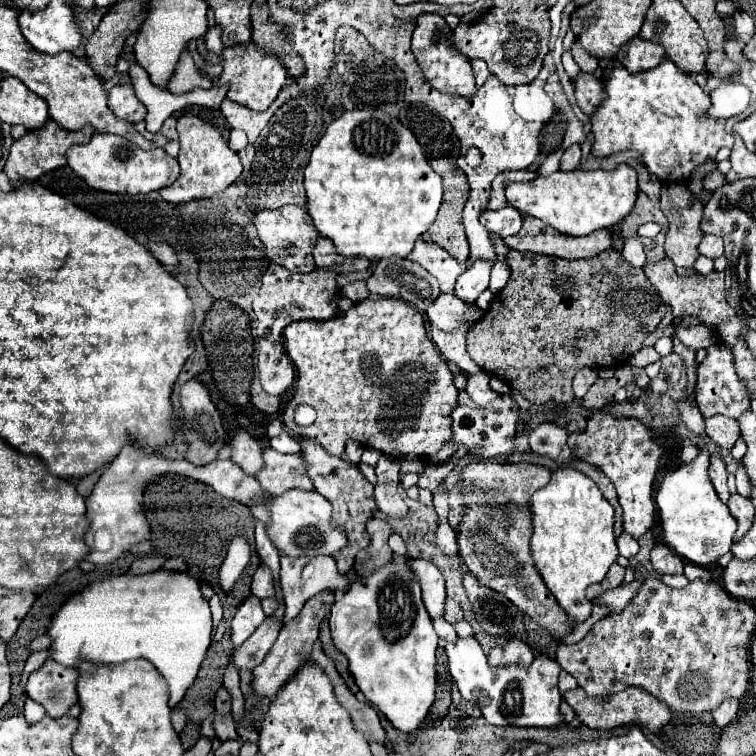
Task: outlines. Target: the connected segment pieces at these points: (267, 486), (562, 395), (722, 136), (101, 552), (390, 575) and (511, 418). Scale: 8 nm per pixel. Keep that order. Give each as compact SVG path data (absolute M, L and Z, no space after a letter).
M264 449L264 467L256 475L262 489L270 495L282 495L290 489L312 487L300 453L282 455L274 449Z
M510 249L506 263L512 271L510 281L494 295L484 317L466 333L466 351L488 375L506 381L520 391L524 399L536 405L546 401L572 401L572 379L582 367L596 369L626 365L628 359L642 349L646 335L652 333L666 315L666 305L646 279L644 271L626 263L626 259L614 249L578 261Z
M670 59L644 73L626 73L616 63L604 81L604 93L604 103L590 119L594 157L610 157L634 149L662 183L684 183L698 165L708 159L714 161L718 149L734 145L734 137L724 131L724 121L706 115L710 95Z
M134 443L124 445L120 455L100 475L98 483L94 485L92 493L86 499L86 509L88 509L86 517L90 519L90 529L84 539L90 549L94 547L94 551L88 555L88 561L92 561L94 565L110 565L112 561L124 557L134 545L150 539L150 525L142 515L142 495L148 483L156 481L160 475L166 473L184 475L184 463L186 461L164 459L160 453L146 453L134 447Z
M394 557L394 561L368 577L358 577L354 587L344 593L330 611L330 631L334 645L348 657L350 671L358 689L364 697L386 715L386 719L402 733L416 731L428 715L434 703L436 689L436 647L438 635L432 621L424 609L420 597L420 585L408 567L404 557Z
M498 397L482 409L458 405L452 411L454 437L450 443L452 445L466 445L470 451L476 451L484 459L510 455L510 453L514 453L512 441L514 441L514 433L516 433L516 421L518 421L518 413L514 409L514 399L510 399L510 397Z

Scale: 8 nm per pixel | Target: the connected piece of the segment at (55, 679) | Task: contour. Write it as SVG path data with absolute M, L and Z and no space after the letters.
M46 659L40 669L30 673L26 693L36 703L44 705L48 717L58 719L78 701L78 675L80 671L76 667L62 667L54 659Z

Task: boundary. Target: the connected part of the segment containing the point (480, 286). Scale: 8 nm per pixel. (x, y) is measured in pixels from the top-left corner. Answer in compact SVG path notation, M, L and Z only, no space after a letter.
M474 261L472 267L468 267L456 281L454 295L460 297L466 303L474 303L482 291L488 289L492 263L488 261Z

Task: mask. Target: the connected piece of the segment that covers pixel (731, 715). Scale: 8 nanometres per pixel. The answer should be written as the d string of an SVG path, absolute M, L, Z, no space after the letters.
M730 699L730 701L724 701L714 713L714 723L718 727L726 727L728 723L732 723L738 715L738 701L736 699Z

